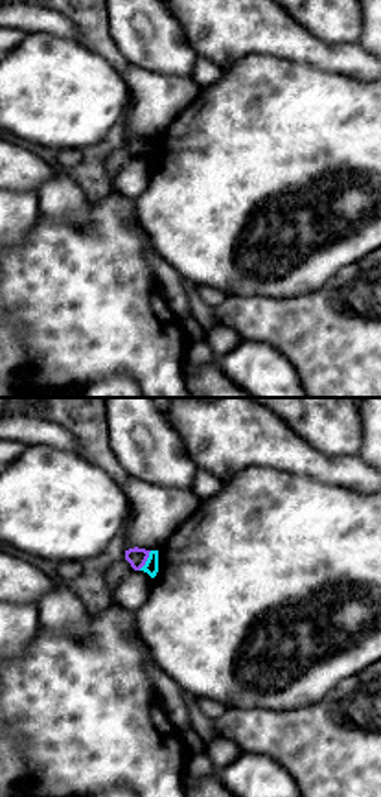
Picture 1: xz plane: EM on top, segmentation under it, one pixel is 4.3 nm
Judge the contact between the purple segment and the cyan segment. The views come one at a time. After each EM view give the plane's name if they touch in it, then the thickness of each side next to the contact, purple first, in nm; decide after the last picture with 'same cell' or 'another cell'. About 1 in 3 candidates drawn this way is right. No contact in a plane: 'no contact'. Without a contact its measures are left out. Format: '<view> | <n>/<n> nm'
xz | 80/60 nm

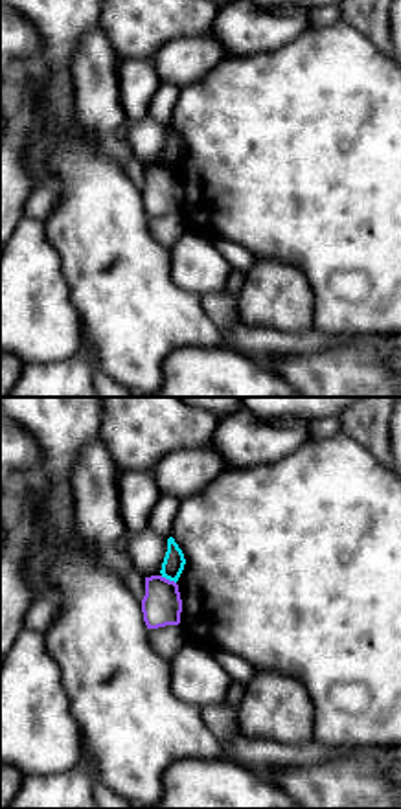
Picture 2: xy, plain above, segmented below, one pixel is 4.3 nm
xy | 170/100 nm

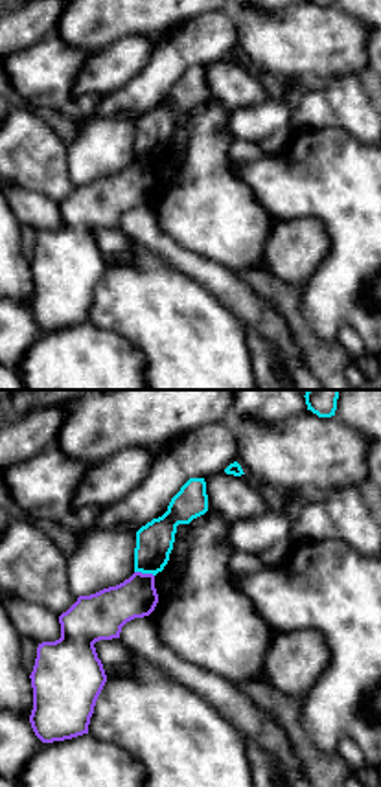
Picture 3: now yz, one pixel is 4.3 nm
yz | 200/160 nm

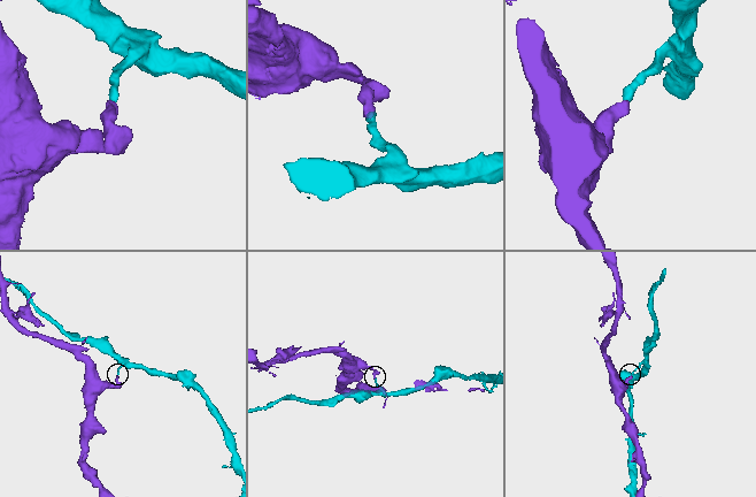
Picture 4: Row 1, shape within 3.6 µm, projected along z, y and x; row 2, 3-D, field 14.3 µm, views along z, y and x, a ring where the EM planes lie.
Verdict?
another cell

